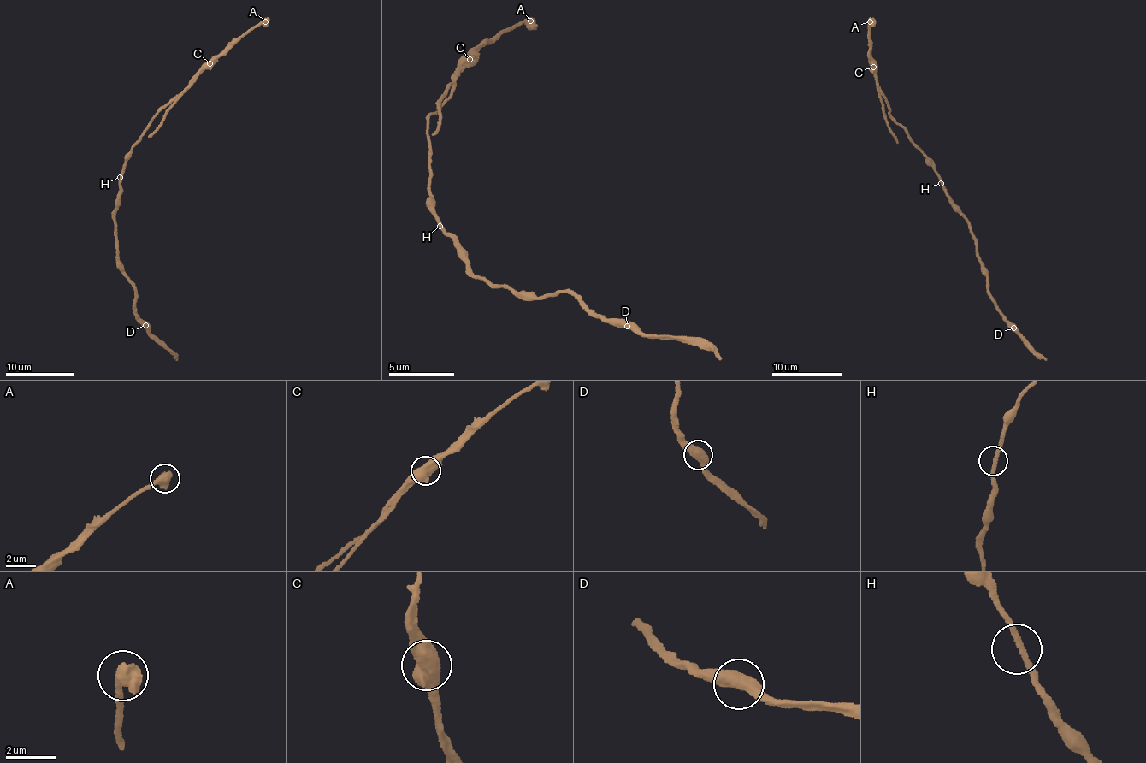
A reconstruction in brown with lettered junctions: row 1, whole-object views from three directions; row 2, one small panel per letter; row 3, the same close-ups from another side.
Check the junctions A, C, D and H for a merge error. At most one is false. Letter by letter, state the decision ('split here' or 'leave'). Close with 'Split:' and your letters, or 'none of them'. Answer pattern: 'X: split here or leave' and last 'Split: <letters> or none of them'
A: leave
C: split here
D: leave
H: leave
Split: C

